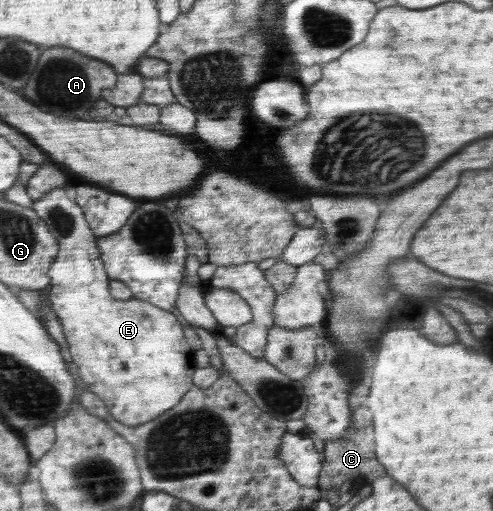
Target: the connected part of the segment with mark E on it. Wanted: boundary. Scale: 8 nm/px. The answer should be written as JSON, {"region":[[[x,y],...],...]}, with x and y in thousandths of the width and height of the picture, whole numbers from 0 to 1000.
{"region":[[[128,368],[108,370],[83,389],[67,393],[65,407],[81,419],[95,448],[118,470],[120,497],[97,532],[103,554],[97,583],[103,603],[124,626],[124,644],[140,673],[144,703],[174,753],[174,765],[199,773],[229,820],[256,834],[290,832],[310,816],[351,800],[394,755],[389,742],[400,722],[394,687],[375,665],[371,638],[347,611],[306,593],[276,583],[243,589],[223,577],[223,542],[211,530],[201,485],[195,483],[197,466],[187,458],[164,405],[144,378]]]}

